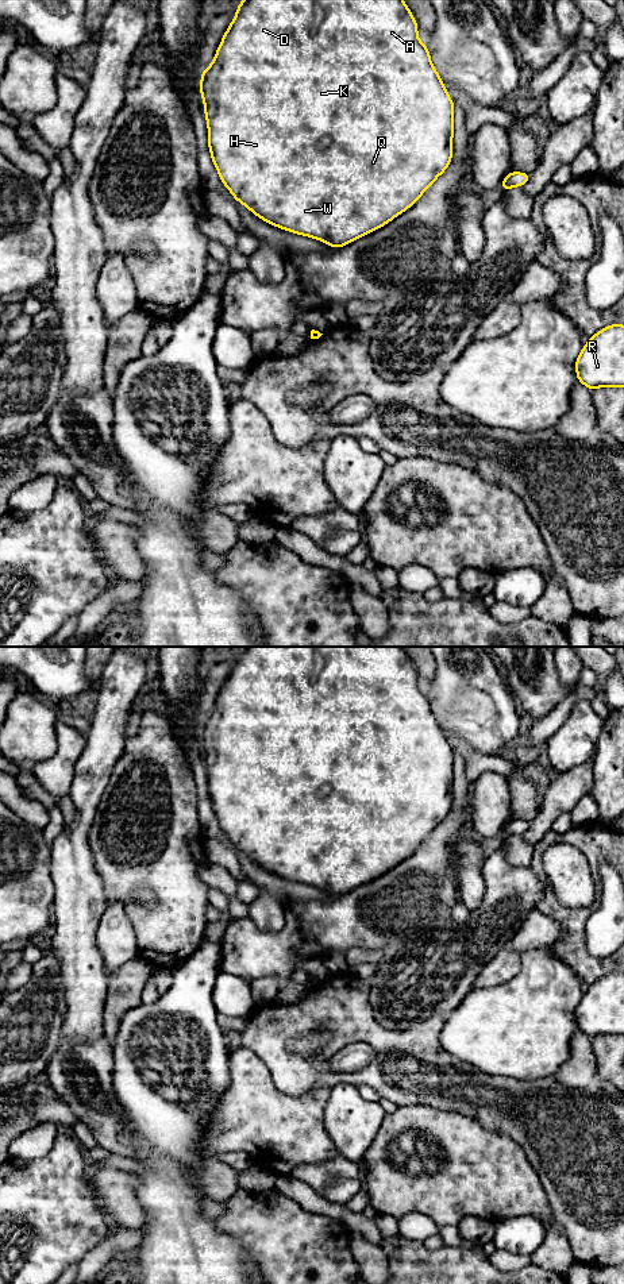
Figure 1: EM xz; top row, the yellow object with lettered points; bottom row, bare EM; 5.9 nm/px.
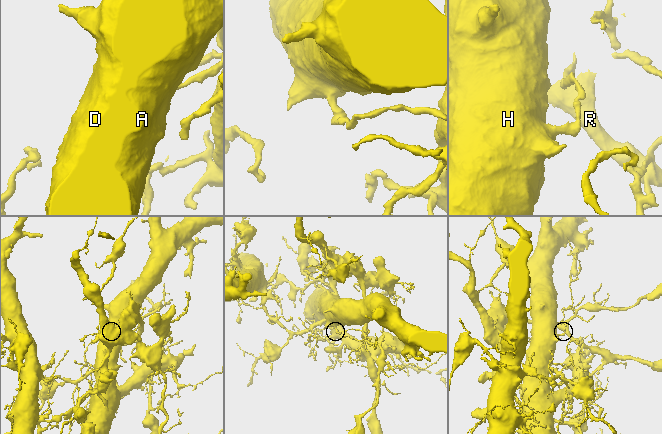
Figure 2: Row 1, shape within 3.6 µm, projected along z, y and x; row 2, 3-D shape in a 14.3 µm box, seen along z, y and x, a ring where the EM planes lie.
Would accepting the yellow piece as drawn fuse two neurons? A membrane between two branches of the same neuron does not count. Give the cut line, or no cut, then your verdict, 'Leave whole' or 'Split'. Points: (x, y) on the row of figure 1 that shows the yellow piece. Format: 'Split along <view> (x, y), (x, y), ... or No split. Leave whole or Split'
Split along xz (311, 331), (315, 339). Split

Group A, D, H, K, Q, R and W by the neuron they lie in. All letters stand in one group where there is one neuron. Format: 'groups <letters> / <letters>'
groups A D H K Q W / R

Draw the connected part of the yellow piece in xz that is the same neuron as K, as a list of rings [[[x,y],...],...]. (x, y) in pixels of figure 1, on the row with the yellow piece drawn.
[[[240,0],[238,11],[223,35],[216,50],[212,63],[201,73],[200,92],[204,101],[204,113],[208,127],[208,146],[212,162],[219,173],[222,182],[231,192],[234,198],[249,208],[255,216],[263,221],[281,230],[321,240],[328,246],[338,248],[374,232],[384,227],[396,216],[412,207],[421,194],[444,173],[452,159],[452,136],[454,136],[454,101],[448,96],[446,86],[431,63],[431,54],[427,45],[417,36],[417,23],[402,0]]]

